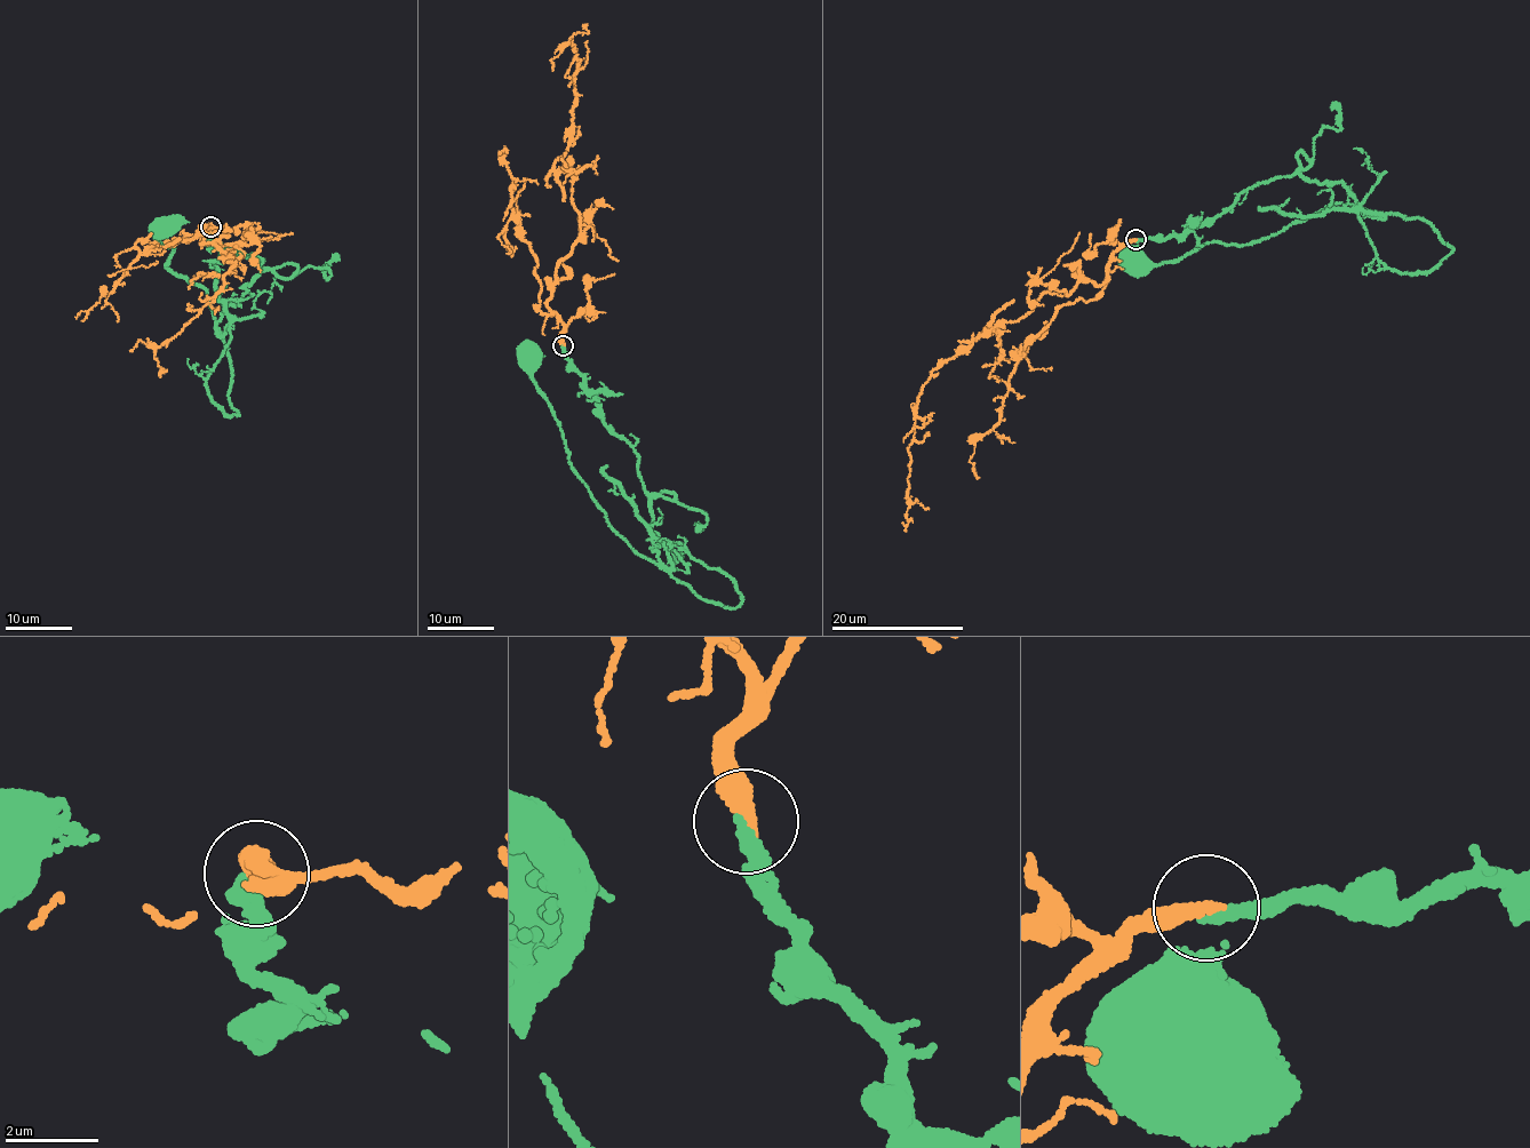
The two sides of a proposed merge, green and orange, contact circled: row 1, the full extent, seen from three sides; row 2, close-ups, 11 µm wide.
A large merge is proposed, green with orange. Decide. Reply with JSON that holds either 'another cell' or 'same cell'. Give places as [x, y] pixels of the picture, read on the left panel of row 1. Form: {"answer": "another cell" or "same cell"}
{"answer": "same cell"}

